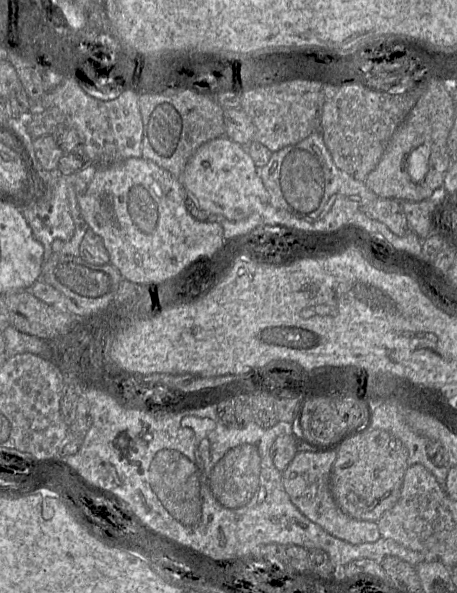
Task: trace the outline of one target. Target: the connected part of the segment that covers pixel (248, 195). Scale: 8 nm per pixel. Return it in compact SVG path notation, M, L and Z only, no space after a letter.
M227 137L202 144L188 160L180 181L199 207L217 218L239 221L268 202L268 192L245 146Z

